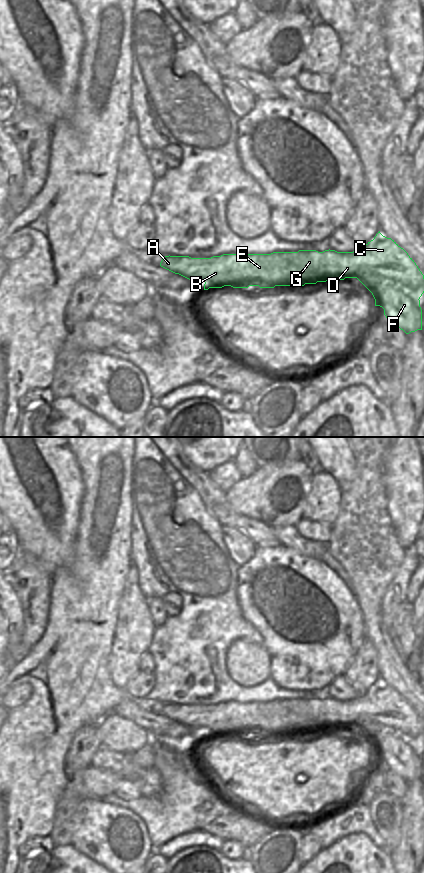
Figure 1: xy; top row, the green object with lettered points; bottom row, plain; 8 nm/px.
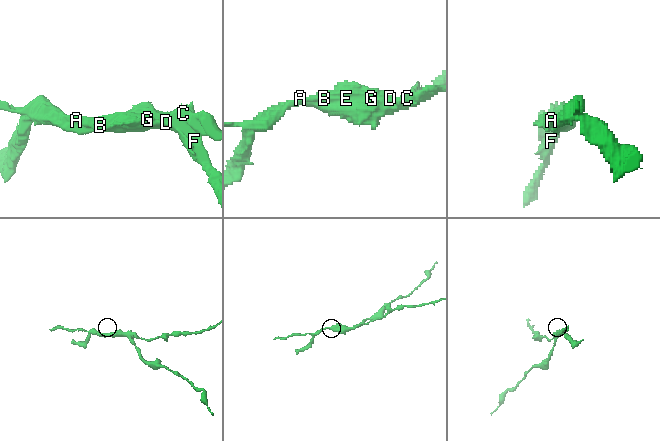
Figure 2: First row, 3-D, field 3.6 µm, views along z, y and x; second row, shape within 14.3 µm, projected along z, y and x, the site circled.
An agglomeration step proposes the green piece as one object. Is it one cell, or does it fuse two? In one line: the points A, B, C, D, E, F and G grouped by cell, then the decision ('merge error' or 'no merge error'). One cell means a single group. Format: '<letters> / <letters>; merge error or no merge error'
A B C D E G / F; merge error

